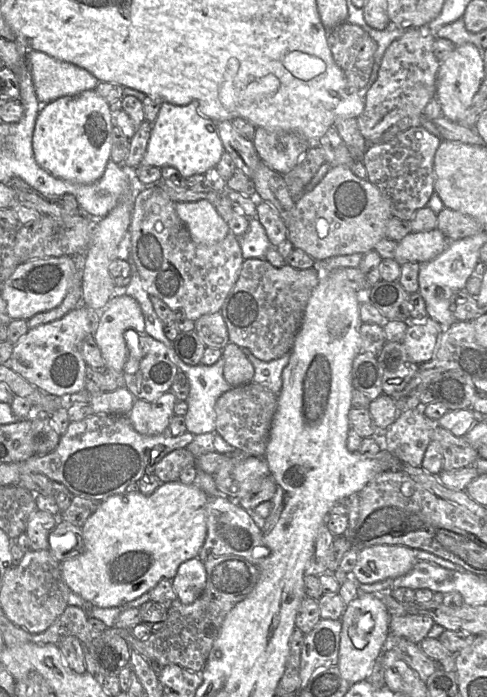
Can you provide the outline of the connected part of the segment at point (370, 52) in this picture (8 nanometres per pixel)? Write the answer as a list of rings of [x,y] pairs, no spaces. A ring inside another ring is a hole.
[[[345,22],[328,29],[328,45],[349,87],[363,89],[372,72],[377,44],[360,26]]]

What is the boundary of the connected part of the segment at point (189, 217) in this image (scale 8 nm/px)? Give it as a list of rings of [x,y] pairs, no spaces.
[[[208,200],[176,202],[175,211],[186,226],[192,240],[198,244],[215,244],[229,233],[226,221]]]

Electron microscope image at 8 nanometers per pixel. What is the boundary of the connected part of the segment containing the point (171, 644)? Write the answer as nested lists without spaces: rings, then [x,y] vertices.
[[[234,554],[208,558],[204,561],[204,566],[207,578],[200,597],[191,604],[184,604],[178,598],[175,599],[167,610],[163,627],[151,630],[147,639],[138,640],[127,629],[111,627],[127,641],[133,651],[146,659],[157,674],[170,664],[189,671],[202,672],[226,616],[253,591],[259,579],[259,568]]]

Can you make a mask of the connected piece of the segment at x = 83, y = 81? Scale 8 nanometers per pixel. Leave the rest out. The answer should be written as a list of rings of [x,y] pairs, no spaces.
[[[29,50],[27,62],[36,97],[42,104],[64,96],[94,90],[99,83],[99,80],[86,69],[44,52]]]

